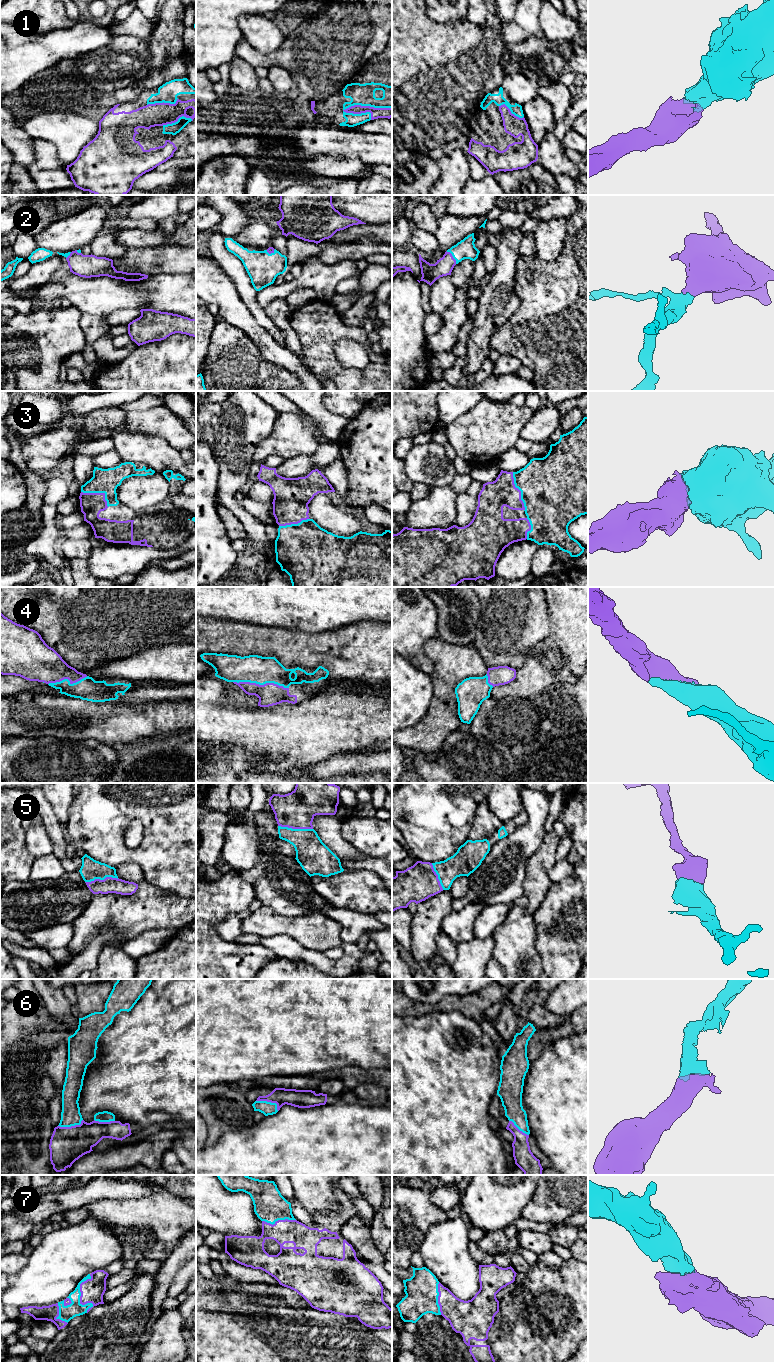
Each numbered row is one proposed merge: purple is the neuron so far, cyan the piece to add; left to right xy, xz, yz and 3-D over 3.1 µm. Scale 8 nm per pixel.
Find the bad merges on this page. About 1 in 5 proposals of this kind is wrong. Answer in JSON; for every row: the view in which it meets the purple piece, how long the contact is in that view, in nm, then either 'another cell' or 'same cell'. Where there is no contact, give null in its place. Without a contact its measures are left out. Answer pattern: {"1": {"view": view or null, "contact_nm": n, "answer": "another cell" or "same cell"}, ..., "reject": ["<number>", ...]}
{"1": {"view": "xz", "contact_nm": 400, "answer": "same cell"}, "2": {"view": "yz", "contact_nm": 130, "answer": "same cell"}, "3": {"view": "yz", "contact_nm": 320, "answer": "same cell"}, "4": {"view": "xz", "contact_nm": 460, "answer": "same cell"}, "5": {"view": "xz", "contact_nm": 280, "answer": "same cell"}, "6": {"view": "xz", "contact_nm": 200, "answer": "same cell"}, "7": {"view": "xy", "contact_nm": 320, "answer": "same cell"}, "reject": []}

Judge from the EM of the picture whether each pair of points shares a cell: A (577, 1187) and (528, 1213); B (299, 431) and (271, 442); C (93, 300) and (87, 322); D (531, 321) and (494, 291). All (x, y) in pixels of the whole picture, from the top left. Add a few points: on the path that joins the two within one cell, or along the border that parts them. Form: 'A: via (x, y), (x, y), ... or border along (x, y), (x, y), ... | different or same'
A: via (565, 1188), (548, 1205), (540, 1208) | same
B: via (292, 435), (287, 440), (278, 442) | same
C: border along (81, 313), (103, 316) | different
D: border along (515, 286), (520, 305), (500, 325) | different

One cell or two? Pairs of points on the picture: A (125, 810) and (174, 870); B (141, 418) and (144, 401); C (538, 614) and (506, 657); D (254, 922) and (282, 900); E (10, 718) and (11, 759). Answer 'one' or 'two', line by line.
A: one
B: two
C: one
D: two
E: two

